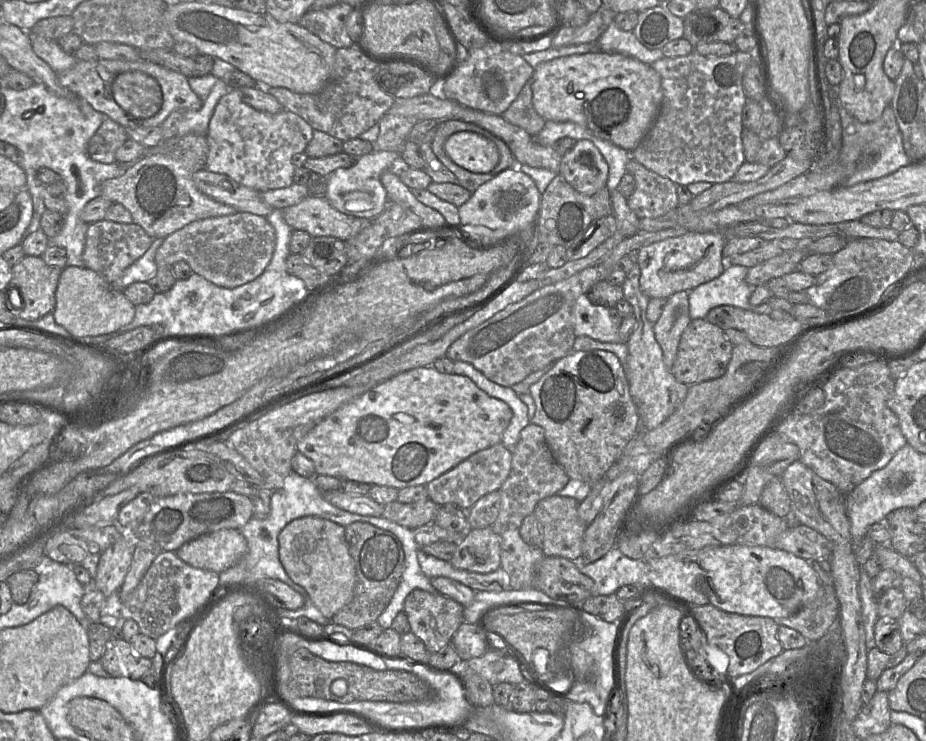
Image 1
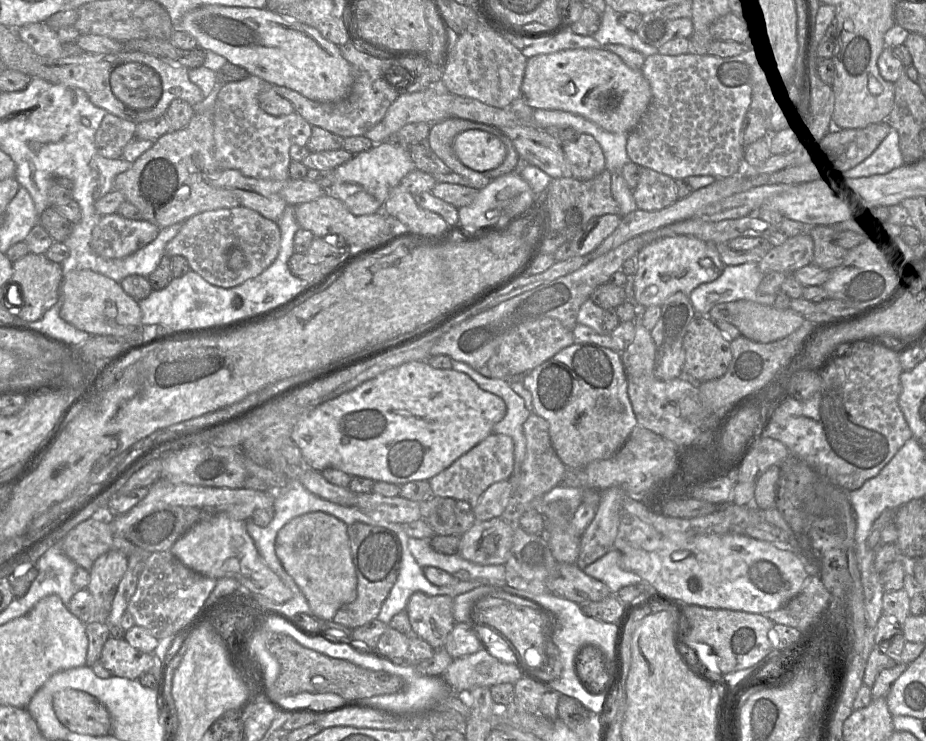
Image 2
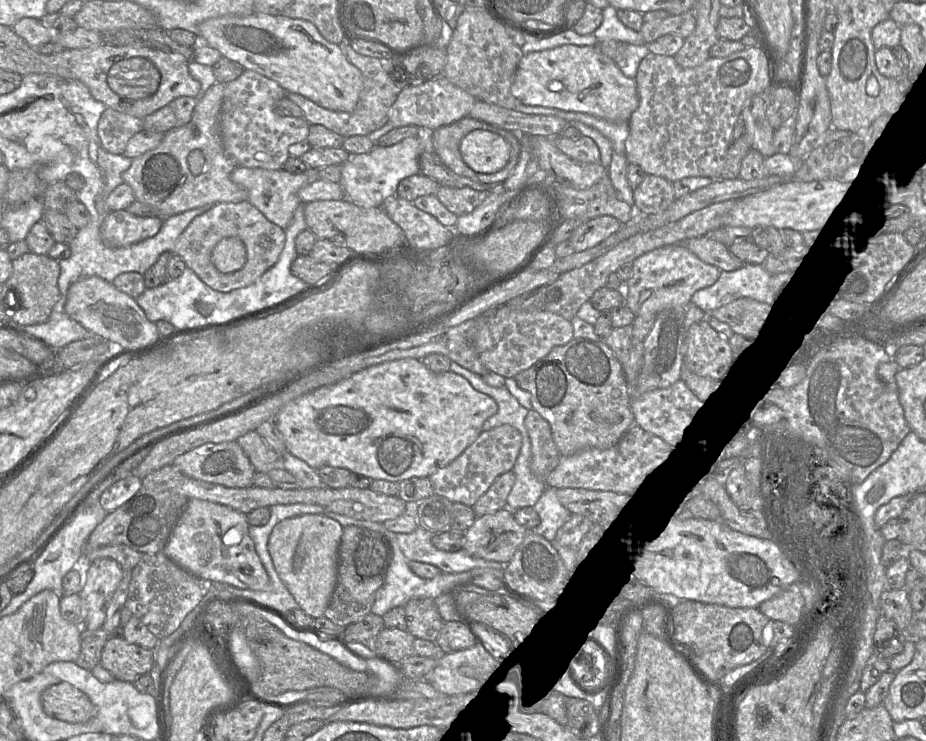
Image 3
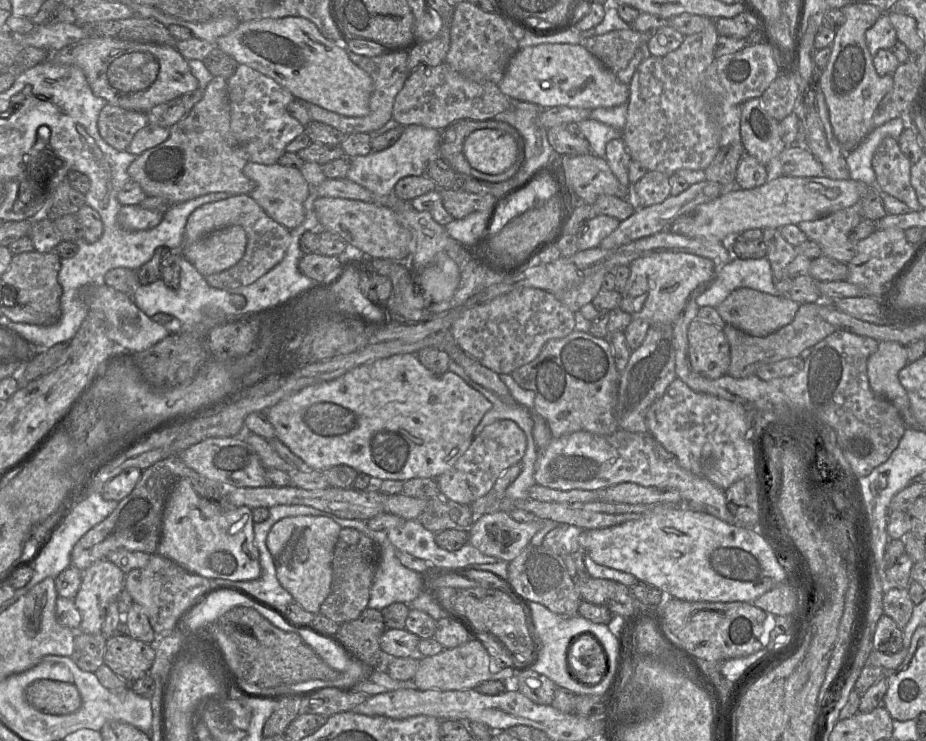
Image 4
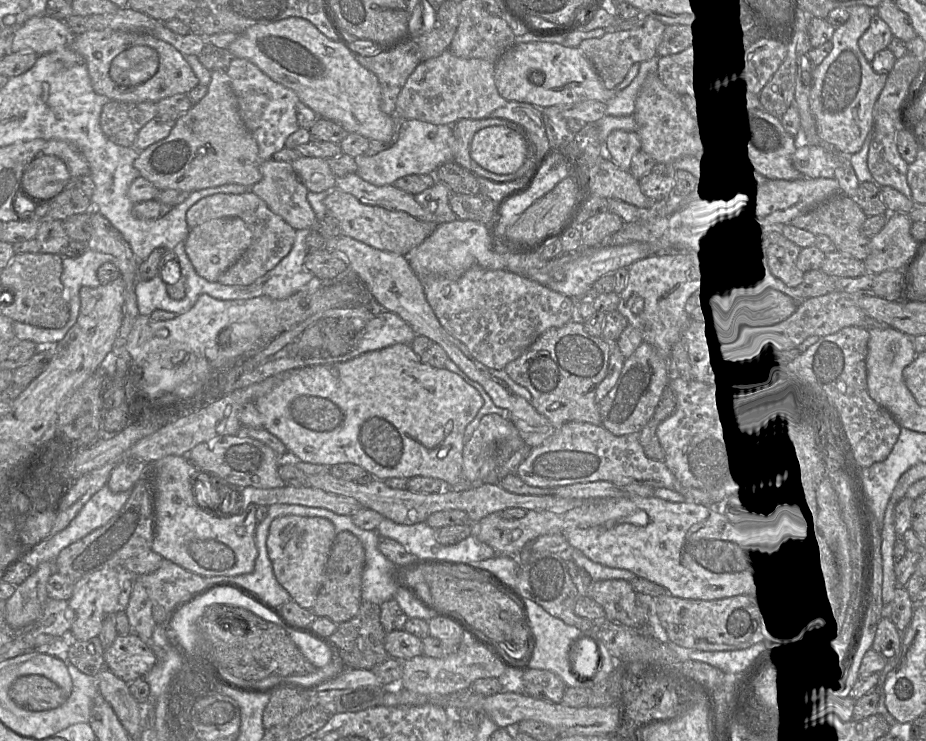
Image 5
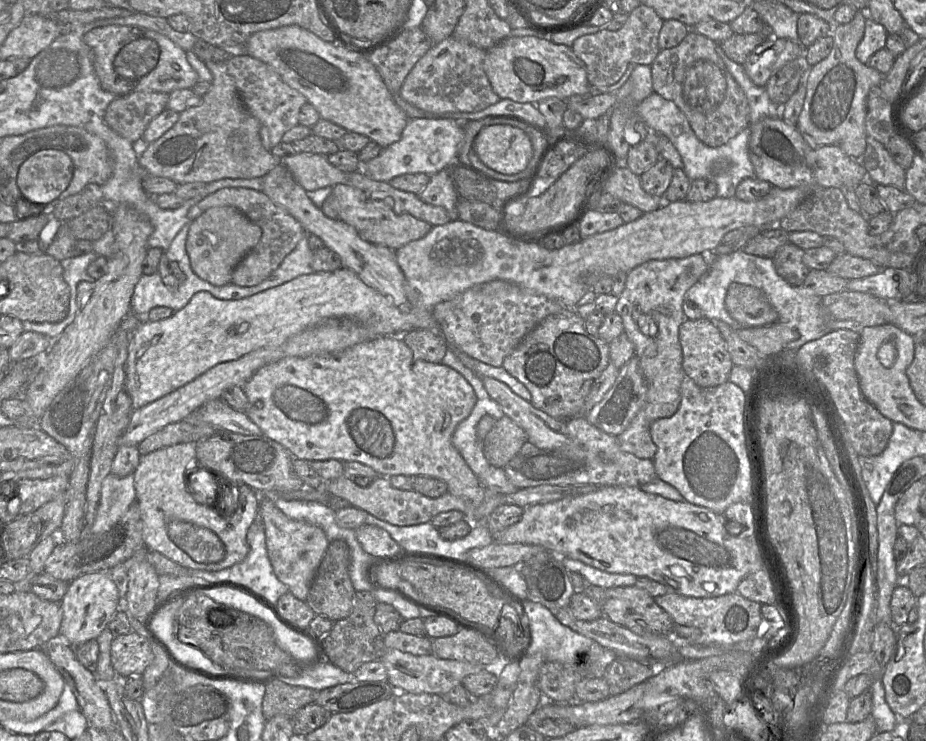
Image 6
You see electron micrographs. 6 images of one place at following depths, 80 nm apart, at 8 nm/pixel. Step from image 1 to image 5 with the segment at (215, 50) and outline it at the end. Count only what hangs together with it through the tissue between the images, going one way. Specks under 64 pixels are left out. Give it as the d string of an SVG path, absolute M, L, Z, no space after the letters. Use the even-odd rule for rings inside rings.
M289 17L273 23L254 25L237 35L227 50L234 57L249 60L272 80L293 90L300 102L311 108L319 118L330 120L348 133L362 135L368 140L395 141L397 119L385 114L380 108L381 86L376 75L363 67L343 44L327 38L308 20Z

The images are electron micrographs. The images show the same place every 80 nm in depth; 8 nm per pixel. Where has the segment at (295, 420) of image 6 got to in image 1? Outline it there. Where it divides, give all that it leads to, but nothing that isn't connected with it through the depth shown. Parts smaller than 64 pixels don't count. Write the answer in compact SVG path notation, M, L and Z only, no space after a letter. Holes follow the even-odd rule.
M433 365L416 367L377 384L342 405L300 439L297 449L313 461L316 475L399 490L427 485L472 454L501 443L512 415L504 401L489 396L469 377L441 373Z

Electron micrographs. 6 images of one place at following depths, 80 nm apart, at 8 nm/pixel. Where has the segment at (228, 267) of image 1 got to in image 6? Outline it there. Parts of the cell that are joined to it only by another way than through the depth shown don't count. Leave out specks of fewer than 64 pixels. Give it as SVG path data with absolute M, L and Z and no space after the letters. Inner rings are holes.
M223 188L202 198L188 212L188 219L193 221L212 207L232 206L262 229L258 244L237 264L231 283L242 287L251 287L264 281L275 271L284 258L291 253L306 234L302 225L284 208L278 206L262 191L249 188Z

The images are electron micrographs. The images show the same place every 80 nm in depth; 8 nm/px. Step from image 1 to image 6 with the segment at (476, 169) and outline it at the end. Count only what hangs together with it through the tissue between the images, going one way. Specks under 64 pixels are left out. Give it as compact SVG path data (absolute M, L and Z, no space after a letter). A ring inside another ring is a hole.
M499 124L485 127L479 132L474 140L474 152L492 170L514 175L527 169L533 146L523 130Z

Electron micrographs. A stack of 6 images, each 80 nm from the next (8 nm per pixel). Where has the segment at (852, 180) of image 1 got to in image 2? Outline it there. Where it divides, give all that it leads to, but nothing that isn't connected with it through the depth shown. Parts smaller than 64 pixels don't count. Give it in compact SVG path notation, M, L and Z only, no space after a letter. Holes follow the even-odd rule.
M891 128L889 134L864 161L845 172L839 179L853 179L861 176L886 174L904 164L899 146L899 133Z

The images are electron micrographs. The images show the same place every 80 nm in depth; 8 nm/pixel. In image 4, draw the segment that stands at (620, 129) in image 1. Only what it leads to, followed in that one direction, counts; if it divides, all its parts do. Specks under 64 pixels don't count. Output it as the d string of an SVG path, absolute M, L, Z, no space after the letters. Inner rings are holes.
M540 44L519 49L511 58L498 84L500 91L512 101L537 104L543 108L569 106L594 110L625 104L629 100L629 85L618 80L582 44Z

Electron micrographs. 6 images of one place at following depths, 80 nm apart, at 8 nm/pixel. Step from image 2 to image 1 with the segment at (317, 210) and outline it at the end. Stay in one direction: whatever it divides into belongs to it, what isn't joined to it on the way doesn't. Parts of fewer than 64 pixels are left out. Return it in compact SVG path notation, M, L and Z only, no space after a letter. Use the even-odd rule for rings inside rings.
M308 196L285 208L283 216L293 230L306 231L312 237L335 237L344 242L357 235L370 222L338 211L326 197L319 196Z

